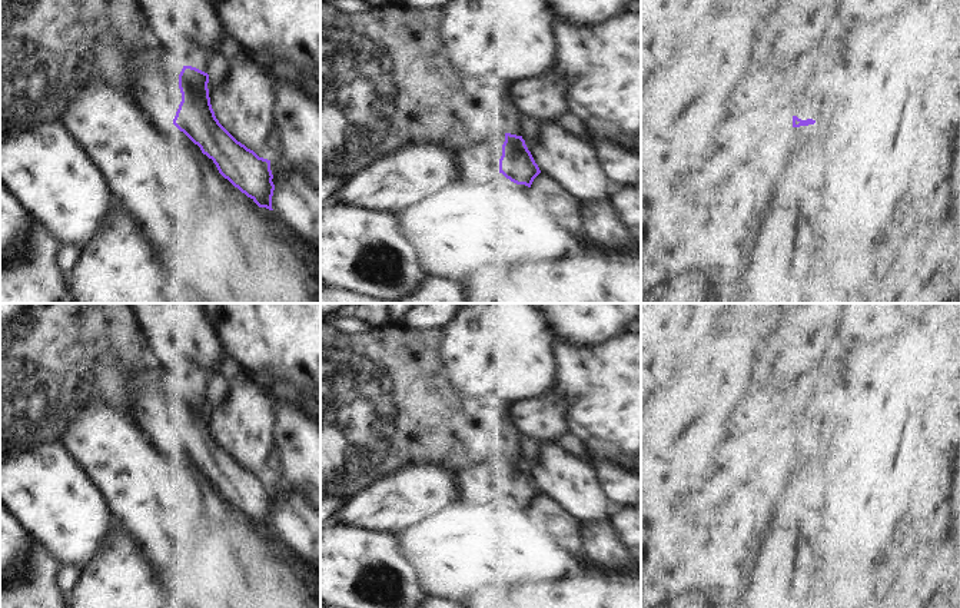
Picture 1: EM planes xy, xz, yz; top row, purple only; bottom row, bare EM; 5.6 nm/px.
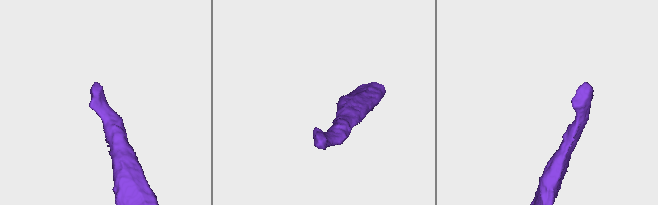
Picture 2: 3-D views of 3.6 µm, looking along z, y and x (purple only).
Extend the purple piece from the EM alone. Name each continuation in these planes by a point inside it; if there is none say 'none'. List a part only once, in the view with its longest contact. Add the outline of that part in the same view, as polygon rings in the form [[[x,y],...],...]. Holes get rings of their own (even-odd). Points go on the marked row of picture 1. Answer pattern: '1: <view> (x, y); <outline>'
1: xy (152, 75); [[[160,41],[126,59],[127,87],[152,122],[173,123],[182,102],[179,74],[183,66],[180,57]]]

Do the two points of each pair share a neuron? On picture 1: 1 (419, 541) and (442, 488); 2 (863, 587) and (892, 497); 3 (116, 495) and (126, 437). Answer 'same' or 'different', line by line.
1: different
2: different
3: same

